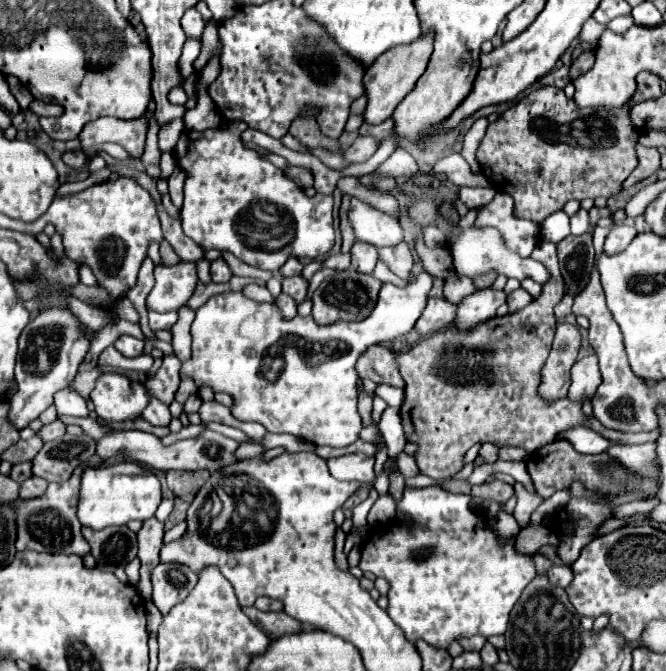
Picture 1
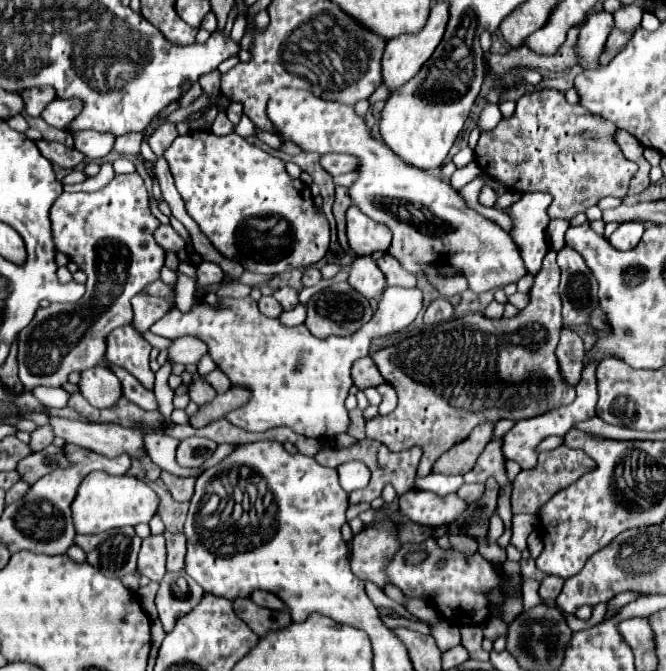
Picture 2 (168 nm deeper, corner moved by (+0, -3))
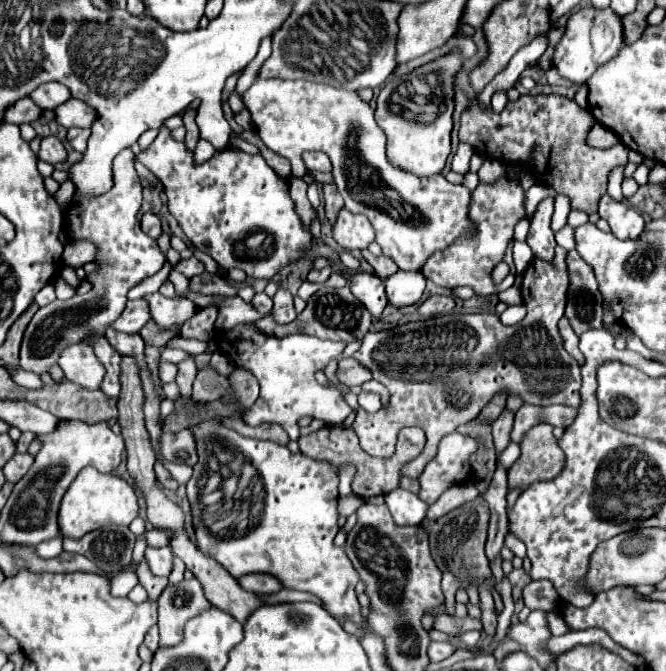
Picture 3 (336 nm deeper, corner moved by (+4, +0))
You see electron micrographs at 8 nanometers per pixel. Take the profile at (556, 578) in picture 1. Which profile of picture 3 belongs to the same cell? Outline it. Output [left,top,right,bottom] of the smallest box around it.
[522,580,560,612]

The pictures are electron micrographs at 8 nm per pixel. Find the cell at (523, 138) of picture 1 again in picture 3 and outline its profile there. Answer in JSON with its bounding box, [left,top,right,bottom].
[460,94,628,214]

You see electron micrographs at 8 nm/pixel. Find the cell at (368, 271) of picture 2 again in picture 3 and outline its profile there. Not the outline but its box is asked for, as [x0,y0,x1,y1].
[350,272,388,318]

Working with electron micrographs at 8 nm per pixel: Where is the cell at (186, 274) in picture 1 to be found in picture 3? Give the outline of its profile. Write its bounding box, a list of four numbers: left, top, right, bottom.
[110,300,150,334]

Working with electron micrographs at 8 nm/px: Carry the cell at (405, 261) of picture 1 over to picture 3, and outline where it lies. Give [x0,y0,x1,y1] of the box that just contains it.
[362,250,398,280]

